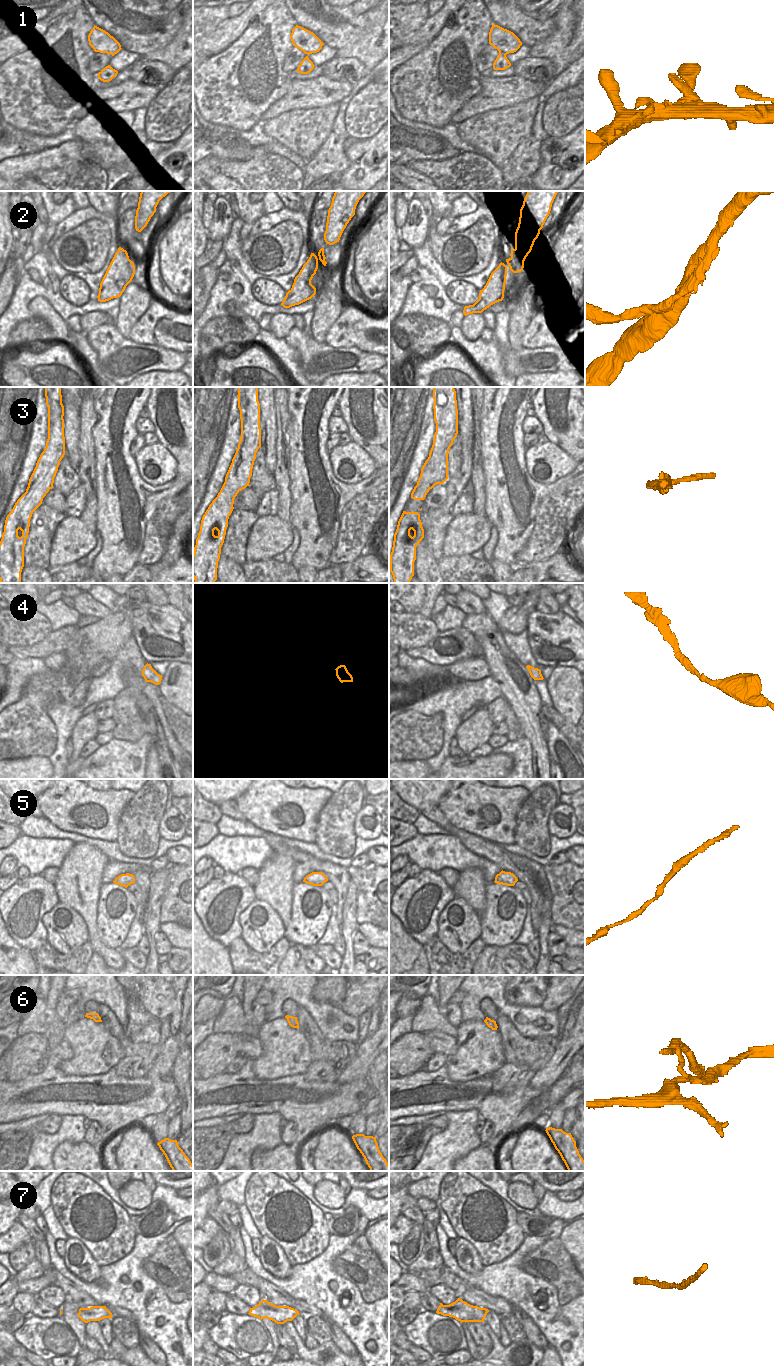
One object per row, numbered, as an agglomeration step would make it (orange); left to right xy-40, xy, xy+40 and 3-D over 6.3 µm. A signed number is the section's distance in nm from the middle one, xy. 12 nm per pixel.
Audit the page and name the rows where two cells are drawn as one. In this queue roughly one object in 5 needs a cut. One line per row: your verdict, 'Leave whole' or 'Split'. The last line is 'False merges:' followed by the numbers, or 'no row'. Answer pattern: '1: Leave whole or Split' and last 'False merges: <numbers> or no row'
1: Leave whole
2: Leave whole
3: Leave whole
4: Leave whole
5: Leave whole
6: Split
7: Leave whole
False merges: 6

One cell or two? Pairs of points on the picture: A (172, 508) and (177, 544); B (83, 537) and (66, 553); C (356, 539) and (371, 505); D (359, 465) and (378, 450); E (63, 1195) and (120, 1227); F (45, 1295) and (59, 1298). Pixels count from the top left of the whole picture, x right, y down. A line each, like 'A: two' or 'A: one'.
A: two
B: one
C: one
D: two
E: one
F: one

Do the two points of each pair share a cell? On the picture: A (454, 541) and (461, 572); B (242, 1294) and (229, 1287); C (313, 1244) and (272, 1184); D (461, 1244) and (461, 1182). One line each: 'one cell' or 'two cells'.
A: two cells
B: two cells
C: one cell
D: two cells

